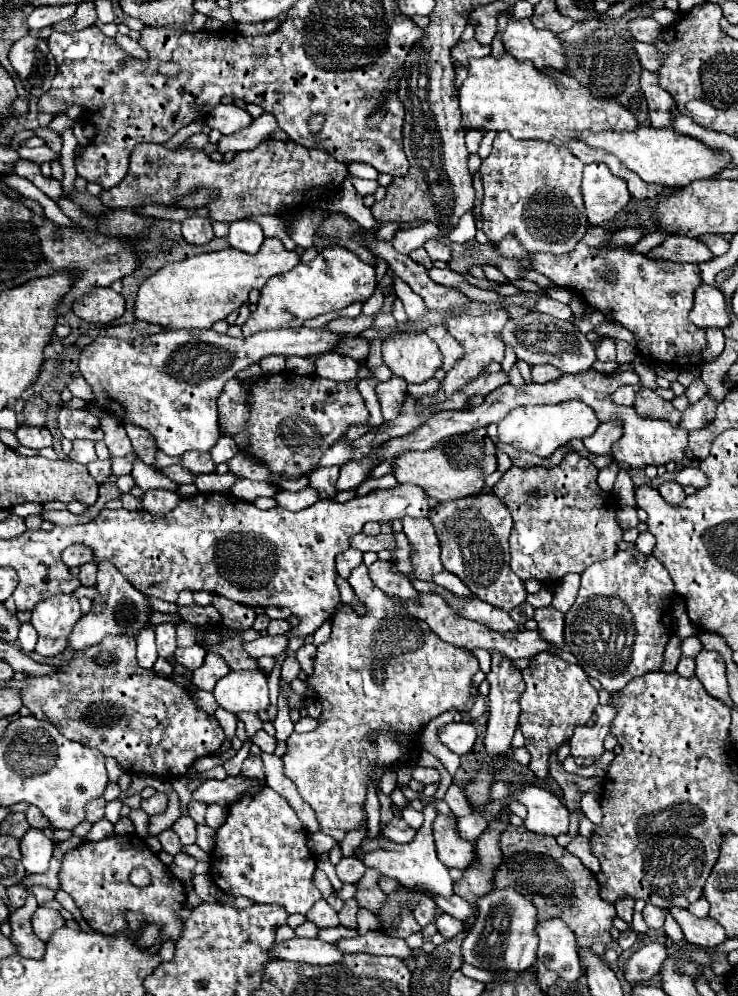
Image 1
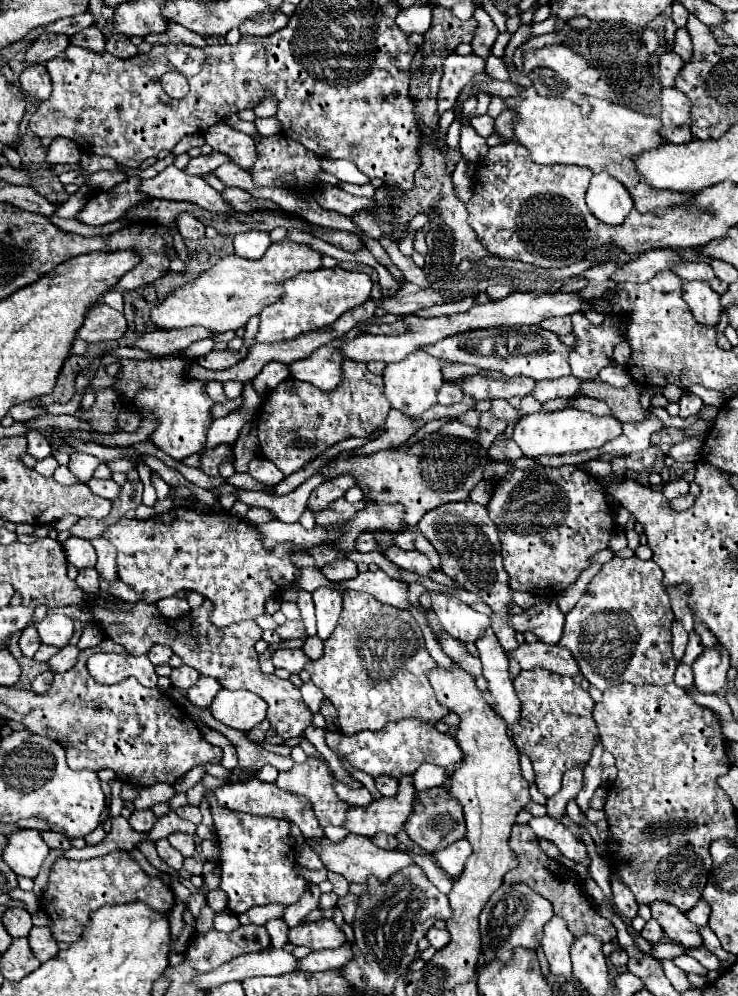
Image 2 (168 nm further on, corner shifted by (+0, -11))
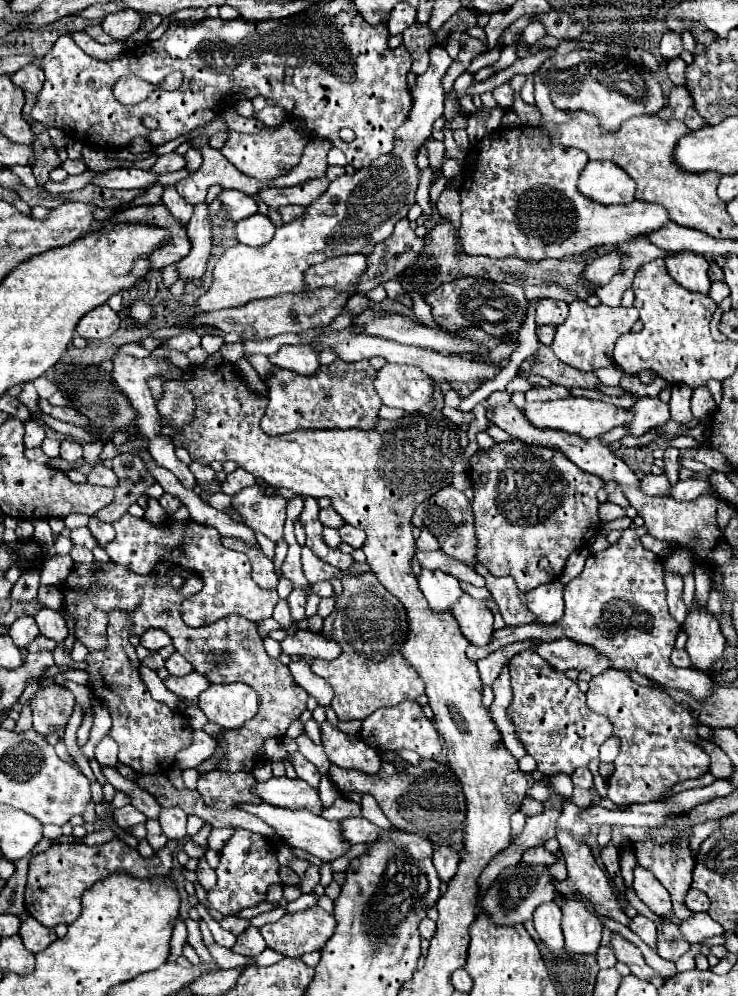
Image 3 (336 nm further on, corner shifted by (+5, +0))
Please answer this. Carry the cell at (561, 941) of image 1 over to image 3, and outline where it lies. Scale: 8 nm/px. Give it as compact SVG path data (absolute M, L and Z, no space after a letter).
M546 902L546 904L538 906L534 912L536 932L548 950L562 950L564 948L560 920L562 920L562 910L554 902Z

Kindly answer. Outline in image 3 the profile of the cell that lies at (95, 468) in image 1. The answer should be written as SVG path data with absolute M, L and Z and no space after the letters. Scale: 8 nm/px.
M96 464L96 466L92 468L92 472L88 474L88 482L90 482L90 484L98 484L98 486L116 488L118 476L116 476L110 468L106 468L106 466L102 466L102 464Z

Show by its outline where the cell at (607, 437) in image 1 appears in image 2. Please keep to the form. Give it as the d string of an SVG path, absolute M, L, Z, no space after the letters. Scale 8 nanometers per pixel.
M651 411L647 413L647 419L639 421L639 423L623 423L623 435L619 435L619 439L613 439L611 443L605 443L601 447L603 453L611 453L611 451L621 451L621 453L637 453L637 451L645 451L651 443L649 437L655 431L663 429L663 421L657 419Z

